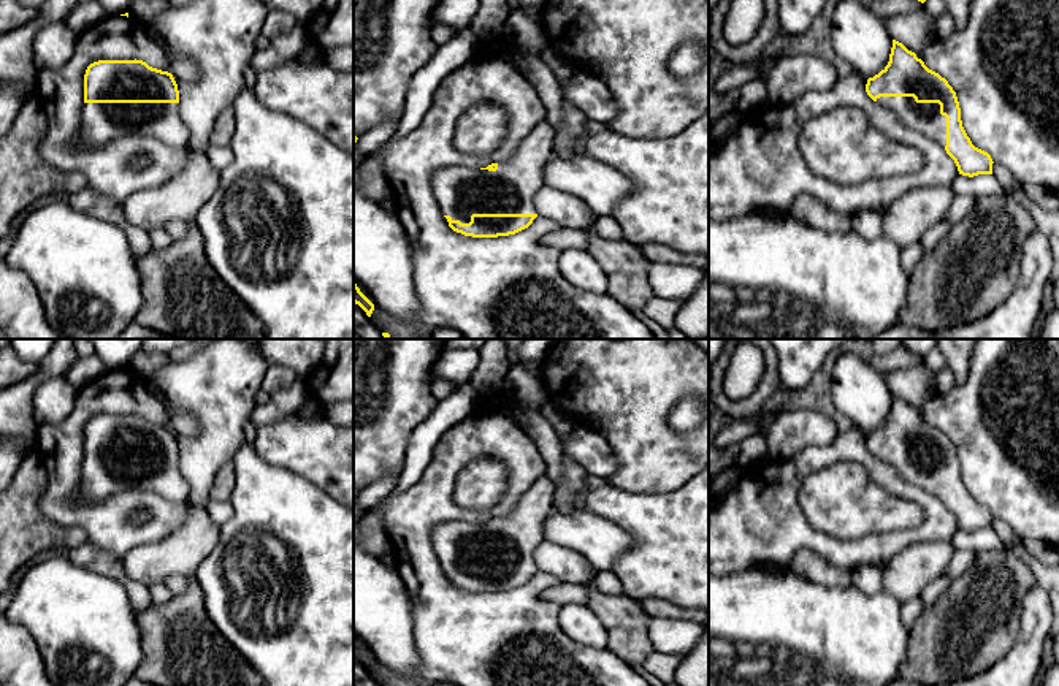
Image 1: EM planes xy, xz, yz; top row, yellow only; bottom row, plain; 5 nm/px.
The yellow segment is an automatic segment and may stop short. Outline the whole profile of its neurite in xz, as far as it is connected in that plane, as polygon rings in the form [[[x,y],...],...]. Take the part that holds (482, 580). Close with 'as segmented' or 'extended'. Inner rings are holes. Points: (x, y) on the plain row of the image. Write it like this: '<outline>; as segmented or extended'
[[[544,474],[506,516],[491,518],[487,523],[438,524],[431,534],[431,545],[449,581],[472,593],[509,591],[528,583],[537,572],[534,550],[545,540],[545,521],[553,512],[555,491],[556,483]]]; extended

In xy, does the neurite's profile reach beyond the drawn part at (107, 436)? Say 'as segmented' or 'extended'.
extended

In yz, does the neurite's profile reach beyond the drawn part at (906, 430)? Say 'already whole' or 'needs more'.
needs more

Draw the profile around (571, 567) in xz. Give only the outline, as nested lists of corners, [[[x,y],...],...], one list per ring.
[[[547,540],[536,547],[534,564],[566,585],[585,585],[596,574],[583,555]]]

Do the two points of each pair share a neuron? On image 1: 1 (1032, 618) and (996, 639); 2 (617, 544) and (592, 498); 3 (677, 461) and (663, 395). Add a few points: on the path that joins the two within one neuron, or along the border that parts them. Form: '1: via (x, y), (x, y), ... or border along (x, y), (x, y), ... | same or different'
1: border along (1029, 590), (1023, 598), (1016, 640), (999, 658) | different
2: border along (584, 507), (622, 526), (633, 539) | different
3: via (661, 445), (658, 442), (658, 411) | same

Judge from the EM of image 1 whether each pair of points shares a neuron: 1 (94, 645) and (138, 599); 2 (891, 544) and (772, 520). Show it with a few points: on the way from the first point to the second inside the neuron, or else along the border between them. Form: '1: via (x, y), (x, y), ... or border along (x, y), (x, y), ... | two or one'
1: border along (108, 575), (122, 585), (135, 613) | two
2: via (861, 548), (831, 548), (802, 534) | one

